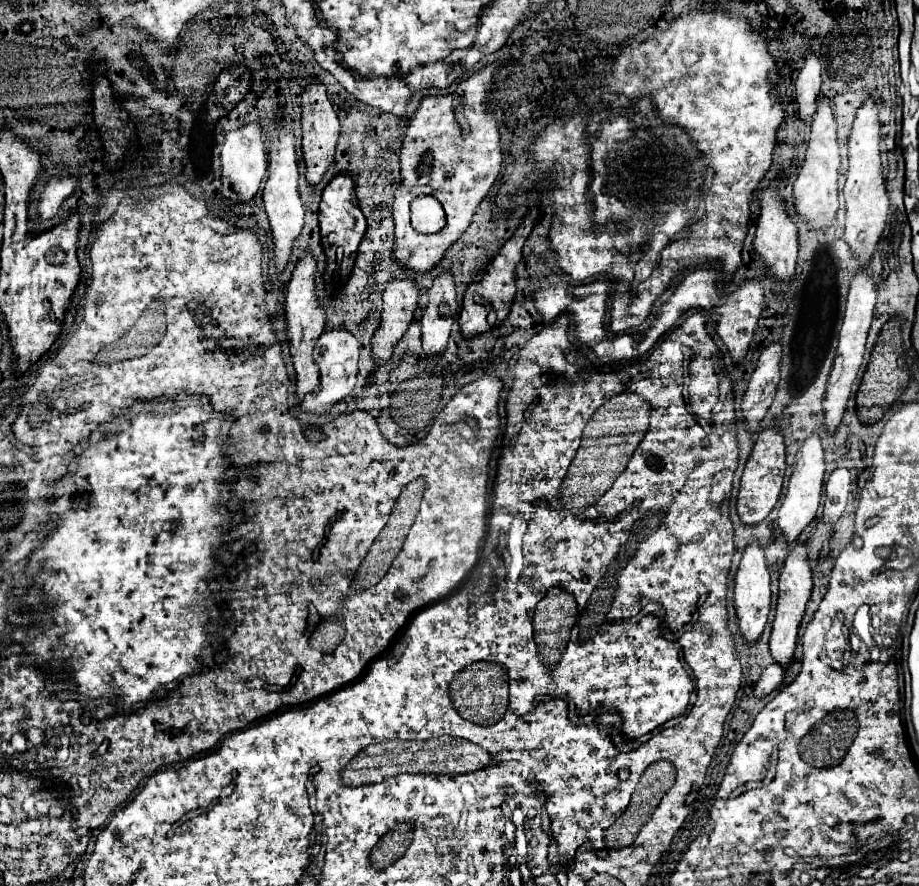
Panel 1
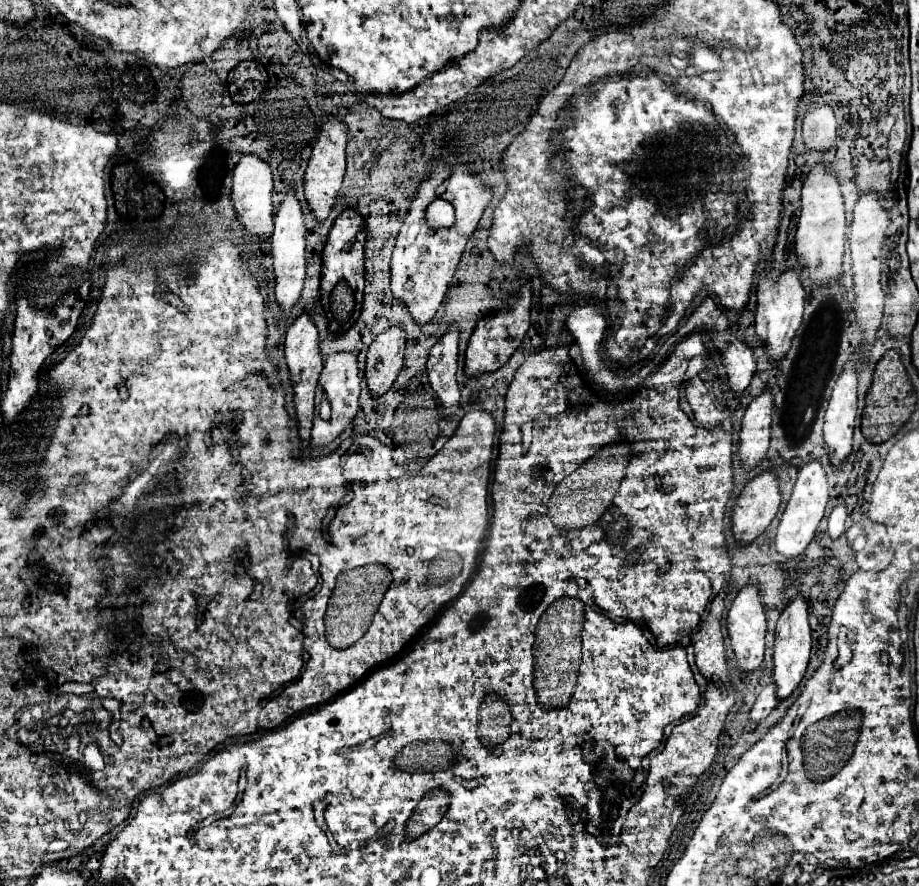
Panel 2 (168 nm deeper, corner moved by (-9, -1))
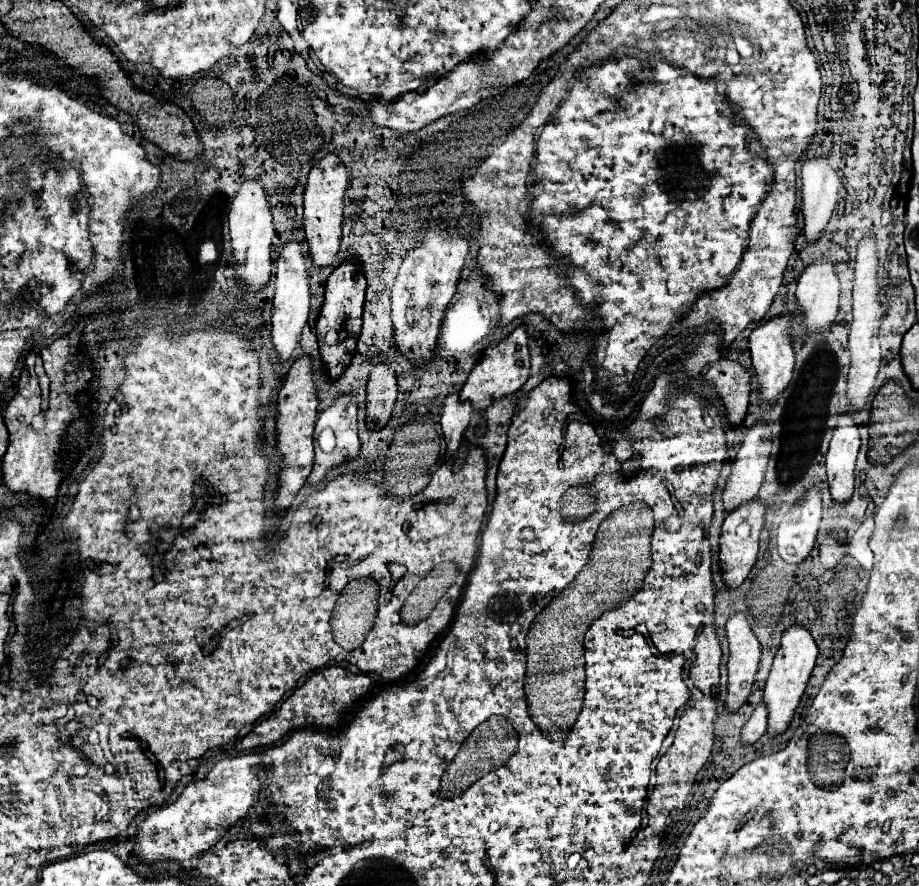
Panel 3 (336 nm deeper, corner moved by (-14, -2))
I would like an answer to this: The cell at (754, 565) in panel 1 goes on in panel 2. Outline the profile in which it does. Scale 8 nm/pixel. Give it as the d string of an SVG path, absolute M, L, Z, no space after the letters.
M744 586L728 610L728 636L742 674L756 670L764 660L766 612L756 586Z

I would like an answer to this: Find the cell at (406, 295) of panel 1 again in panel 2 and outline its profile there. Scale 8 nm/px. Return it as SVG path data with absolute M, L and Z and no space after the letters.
M394 326L382 332L368 348L364 376L366 376L366 384L372 398L378 398L392 388L402 368L404 346L406 346L404 332Z

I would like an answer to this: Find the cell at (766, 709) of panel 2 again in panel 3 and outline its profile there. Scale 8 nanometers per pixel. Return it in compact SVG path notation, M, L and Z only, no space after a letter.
M759 703L757 709L753 711L753 715L749 717L749 721L745 723L743 731L741 731L741 741L751 745L755 743L763 733L767 731L767 705Z

